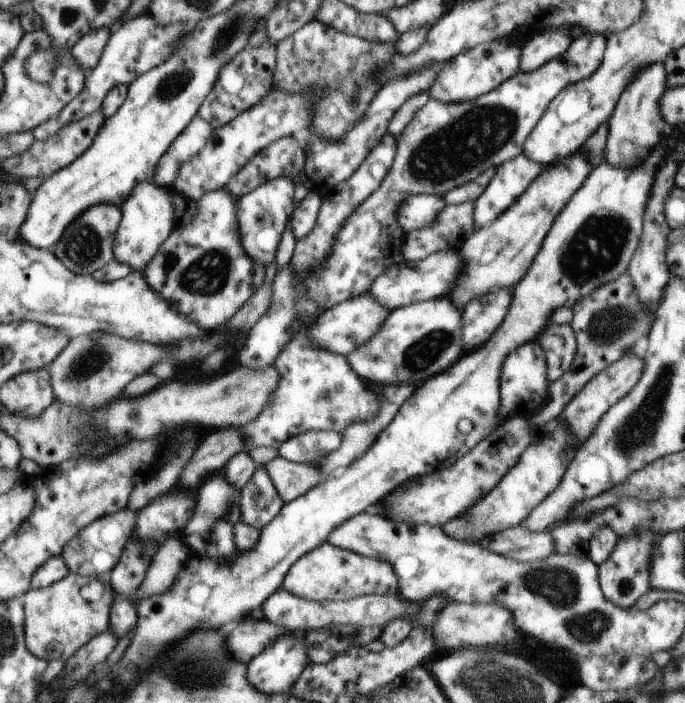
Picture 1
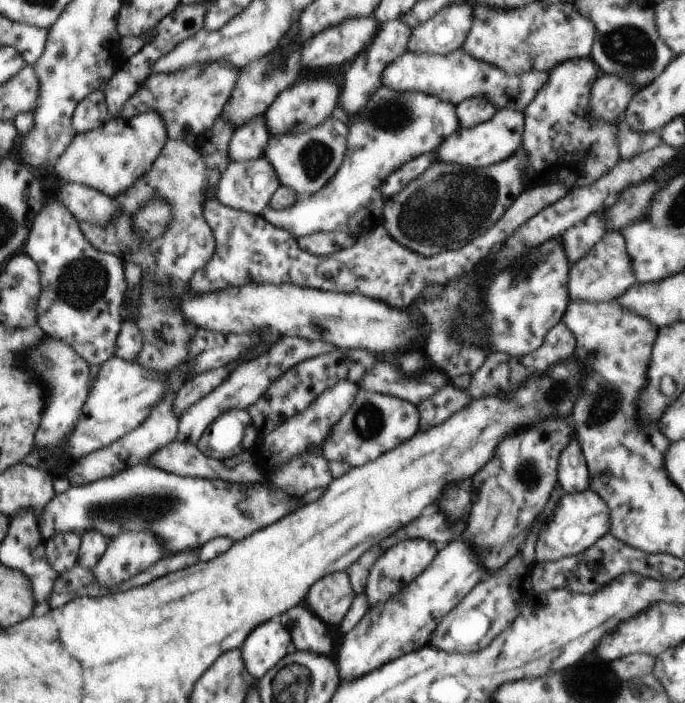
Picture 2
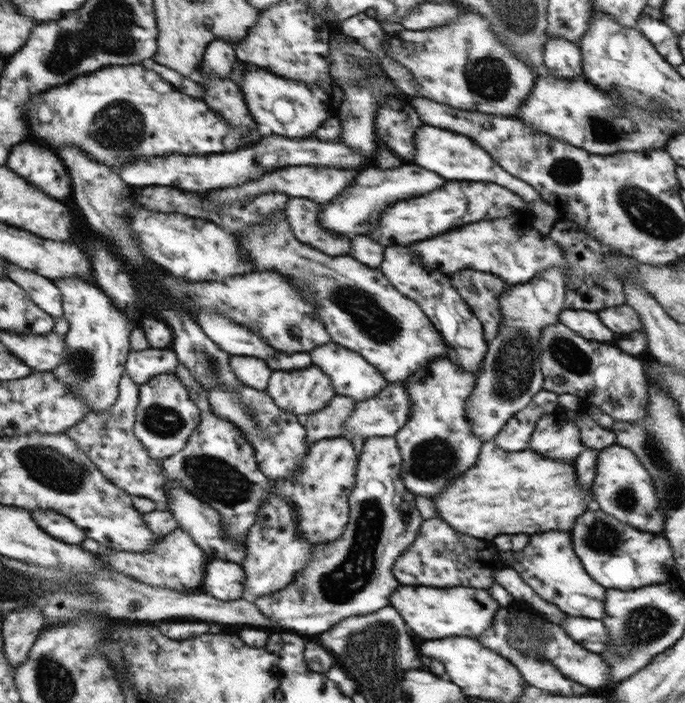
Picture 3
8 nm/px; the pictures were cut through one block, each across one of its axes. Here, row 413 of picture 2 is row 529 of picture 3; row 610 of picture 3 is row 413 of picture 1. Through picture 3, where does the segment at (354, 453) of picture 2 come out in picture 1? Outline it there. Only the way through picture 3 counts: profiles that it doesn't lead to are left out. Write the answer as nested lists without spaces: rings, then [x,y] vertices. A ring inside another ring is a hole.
[[[301,328],[297,338],[285,344],[285,350],[277,354],[275,366],[281,370],[281,386],[277,386],[277,394],[273,394],[273,406],[269,406],[257,422],[249,422],[249,426],[239,428],[245,452],[257,447],[277,450],[288,438],[305,431],[335,431],[340,434],[350,422],[370,420],[377,412],[377,396],[371,394],[369,385],[355,374],[346,356],[329,354],[311,344],[307,328]]]

